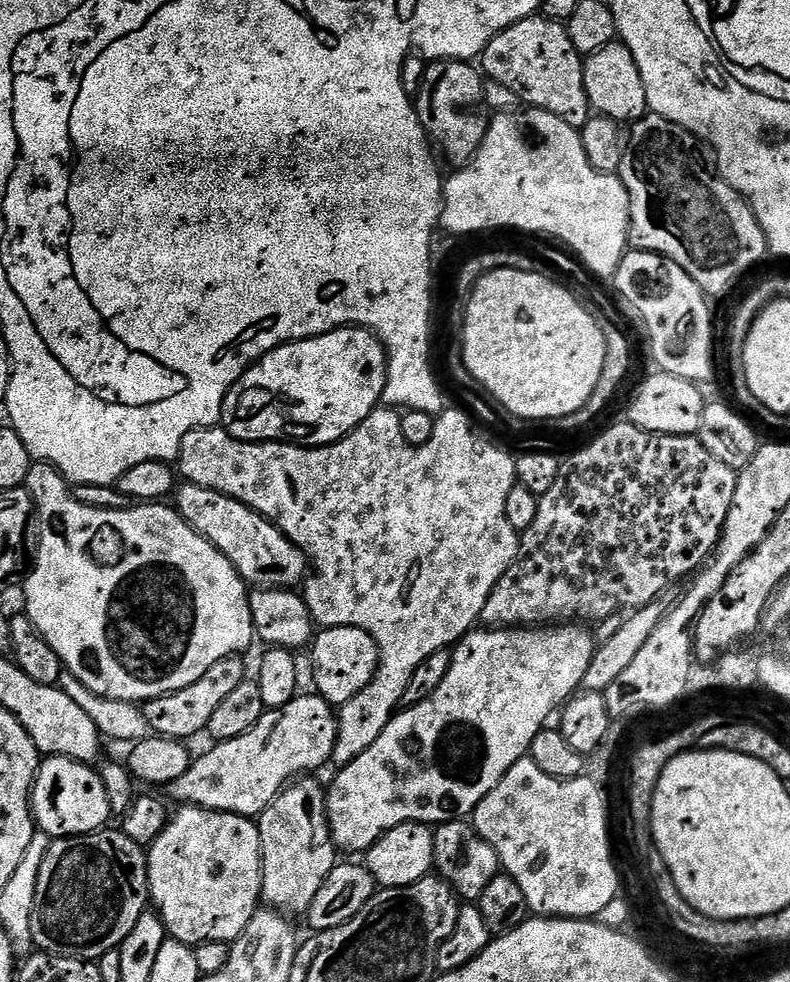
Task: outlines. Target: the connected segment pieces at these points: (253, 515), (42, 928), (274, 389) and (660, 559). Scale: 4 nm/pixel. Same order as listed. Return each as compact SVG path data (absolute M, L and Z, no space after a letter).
M187 482L175 489L174 507L195 532L210 541L231 562L245 585L253 589L289 590L303 585L310 565L304 559L302 550L298 550L298 546L294 546L294 542L290 542L290 538L286 538L278 526L252 508L247 508L242 502L218 490L206 490L206 486Z
M122 830L91 832L88 836L56 838L48 845L48 852L38 874L38 890L32 915L32 943L41 953L71 960L98 962L107 952L115 952L130 930L138 926L138 918L150 908L150 878L148 853L145 845L134 842Z
M335 328L321 336L294 340L267 352L247 368L239 382L228 391L220 419L222 427L235 440L248 440L251 444L295 442L323 448L325 444L337 444L344 436L349 436L383 401L387 384L388 355L380 339L366 328Z
M621 422L608 428L593 444L585 446L581 452L565 459L558 470L558 478L550 490L540 497L538 514L530 530L520 536L520 549L516 560L502 574L498 586L486 598L486 606L482 606L479 623L489 628L514 628L517 626L572 626L577 622L599 622L625 610L635 610L650 602L661 599L671 584L680 579L691 577L715 553L720 535L726 522L726 514L730 514L730 502L734 502L737 469L726 466L726 462L718 462L706 446L702 446L699 435L695 436L660 436L656 432L647 432L638 426Z

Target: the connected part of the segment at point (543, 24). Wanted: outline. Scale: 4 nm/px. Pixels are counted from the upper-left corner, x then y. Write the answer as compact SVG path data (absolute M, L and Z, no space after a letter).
M542 14L527 16L522 22L499 32L486 46L482 54L483 60L483 75L487 79L514 90L514 94L518 94L521 105L546 110L562 118L569 126L577 130L587 126L590 119L590 105L584 81L585 57L574 46L574 42L570 42L568 29L561 21L547 20Z

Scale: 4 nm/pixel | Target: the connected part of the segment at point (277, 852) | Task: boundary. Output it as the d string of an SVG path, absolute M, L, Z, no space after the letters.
M316 778L289 784L258 817L260 860L264 863L262 900L269 909L286 914L307 913L314 894L322 890L322 882L338 863L338 849L328 825L326 788L312 779Z

